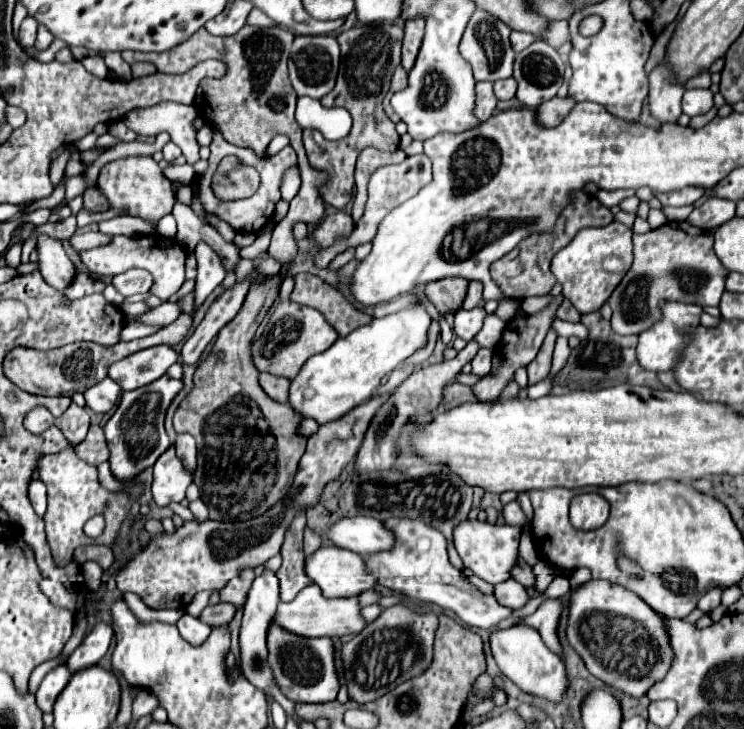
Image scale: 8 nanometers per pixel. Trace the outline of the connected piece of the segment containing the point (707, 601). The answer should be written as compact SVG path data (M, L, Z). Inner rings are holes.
M711 589L709 593L705 593L701 599L699 599L699 609L703 611L703 613L709 613L709 611L713 611L715 607L719 607L719 603L721 603L721 589Z

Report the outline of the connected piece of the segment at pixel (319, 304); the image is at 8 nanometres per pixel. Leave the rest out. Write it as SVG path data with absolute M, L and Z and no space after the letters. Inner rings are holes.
M297 273L291 301L319 309L339 337L349 335L359 325L367 325L367 313L355 309L333 285L323 283L317 275Z

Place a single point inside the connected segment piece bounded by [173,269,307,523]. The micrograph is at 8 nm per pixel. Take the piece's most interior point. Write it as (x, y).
(248, 449)

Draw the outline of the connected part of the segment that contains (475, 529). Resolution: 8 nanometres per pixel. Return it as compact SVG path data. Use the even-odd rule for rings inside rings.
M465 519L453 529L453 545L467 569L471 569L487 583L495 585L497 581L505 581L505 577L511 577L509 569L513 567L513 561L517 561L521 529L521 525L491 525L481 523L479 519Z

